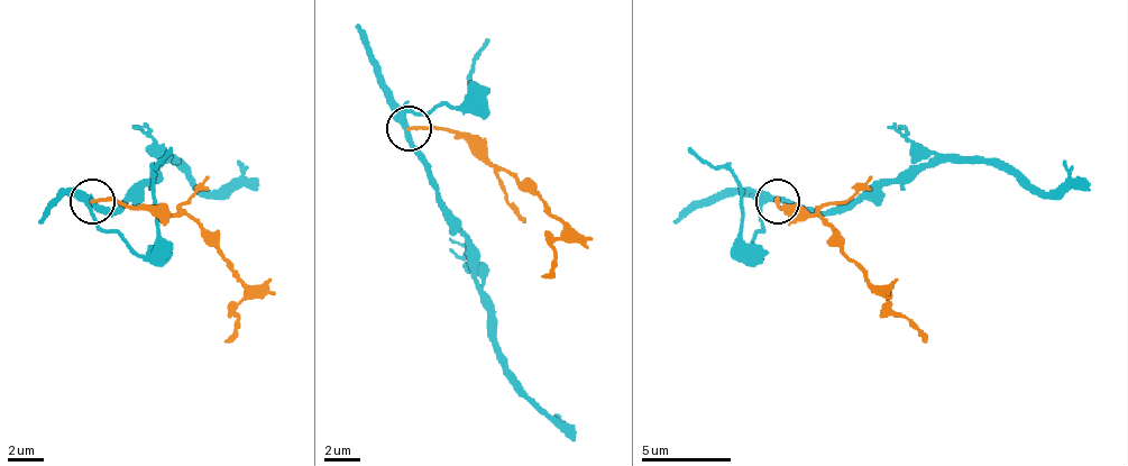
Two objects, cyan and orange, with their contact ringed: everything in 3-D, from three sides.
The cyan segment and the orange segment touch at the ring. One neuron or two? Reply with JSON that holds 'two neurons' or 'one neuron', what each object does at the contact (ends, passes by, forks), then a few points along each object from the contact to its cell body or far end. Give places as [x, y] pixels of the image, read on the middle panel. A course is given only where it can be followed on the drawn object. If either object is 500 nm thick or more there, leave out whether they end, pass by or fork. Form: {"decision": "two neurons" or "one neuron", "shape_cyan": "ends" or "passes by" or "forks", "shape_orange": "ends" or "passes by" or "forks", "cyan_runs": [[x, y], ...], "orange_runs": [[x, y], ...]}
{"decision": "two neurons", "shape_cyan": "passes by", "shape_orange": "ends", "cyan_runs": [[405, 127], [428, 185], [468, 247], [468, 265], [486, 301], [486, 337], [522, 391], [576, 440]], "orange_runs": [[410, 127], [464, 131], [549, 208], [562, 234], [553, 238], [553, 265], [540, 274]]}

